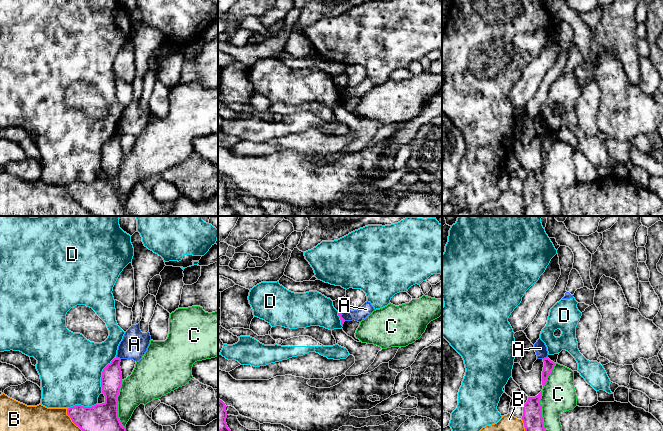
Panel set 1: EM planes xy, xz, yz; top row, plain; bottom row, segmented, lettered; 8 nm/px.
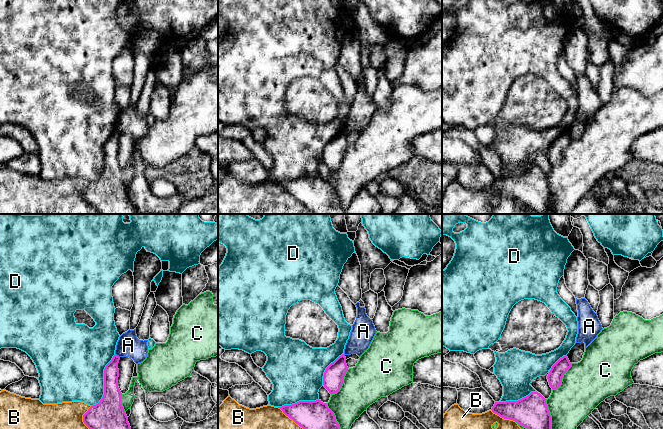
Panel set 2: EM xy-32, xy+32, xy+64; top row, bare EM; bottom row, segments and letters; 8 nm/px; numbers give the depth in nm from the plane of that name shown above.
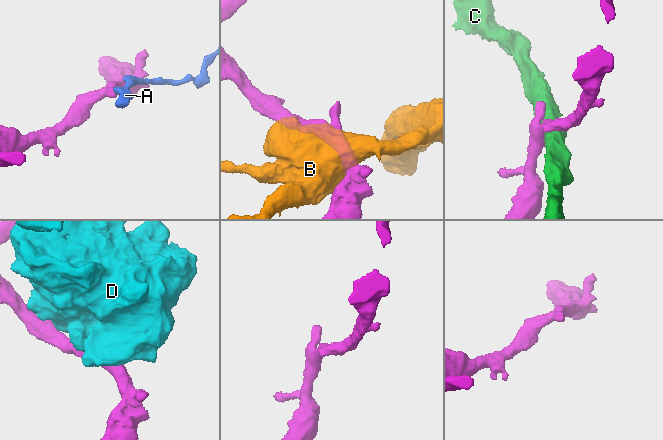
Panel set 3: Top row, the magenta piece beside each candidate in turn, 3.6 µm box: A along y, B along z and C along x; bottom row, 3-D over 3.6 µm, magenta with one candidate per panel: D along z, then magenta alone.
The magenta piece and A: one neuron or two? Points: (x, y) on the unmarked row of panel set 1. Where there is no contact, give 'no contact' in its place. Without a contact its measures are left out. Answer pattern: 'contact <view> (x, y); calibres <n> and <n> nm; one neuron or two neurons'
contact xy (117, 133); calibres 170 and 220 nm; two neurons

